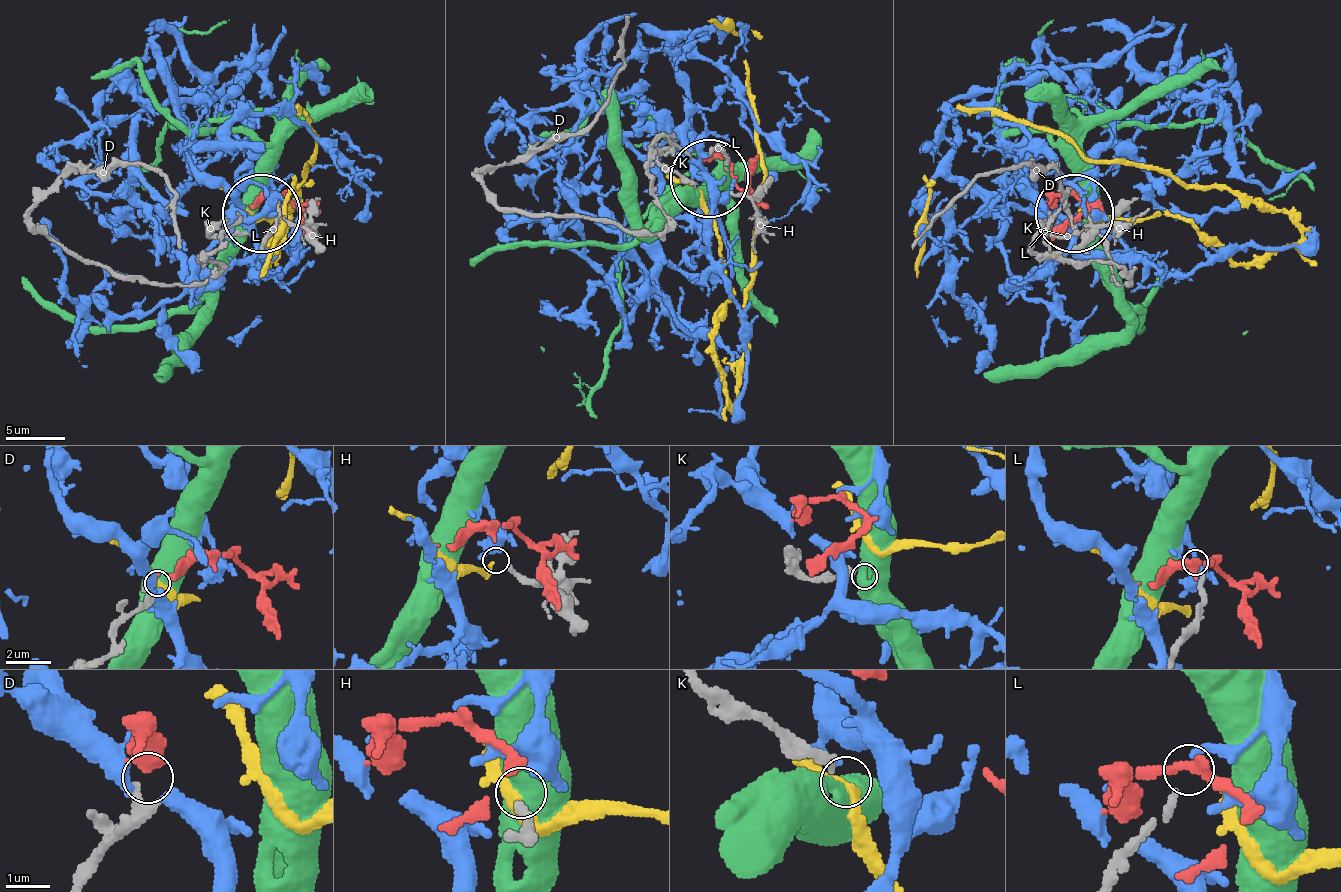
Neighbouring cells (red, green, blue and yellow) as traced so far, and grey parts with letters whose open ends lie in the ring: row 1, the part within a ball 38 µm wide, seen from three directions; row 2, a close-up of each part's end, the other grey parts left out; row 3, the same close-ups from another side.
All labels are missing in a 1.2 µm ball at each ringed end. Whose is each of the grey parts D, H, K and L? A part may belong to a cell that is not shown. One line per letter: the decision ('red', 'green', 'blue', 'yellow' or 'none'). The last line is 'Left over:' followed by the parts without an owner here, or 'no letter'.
D: red
H: blue
K: none
L: none
Left over: K, L

